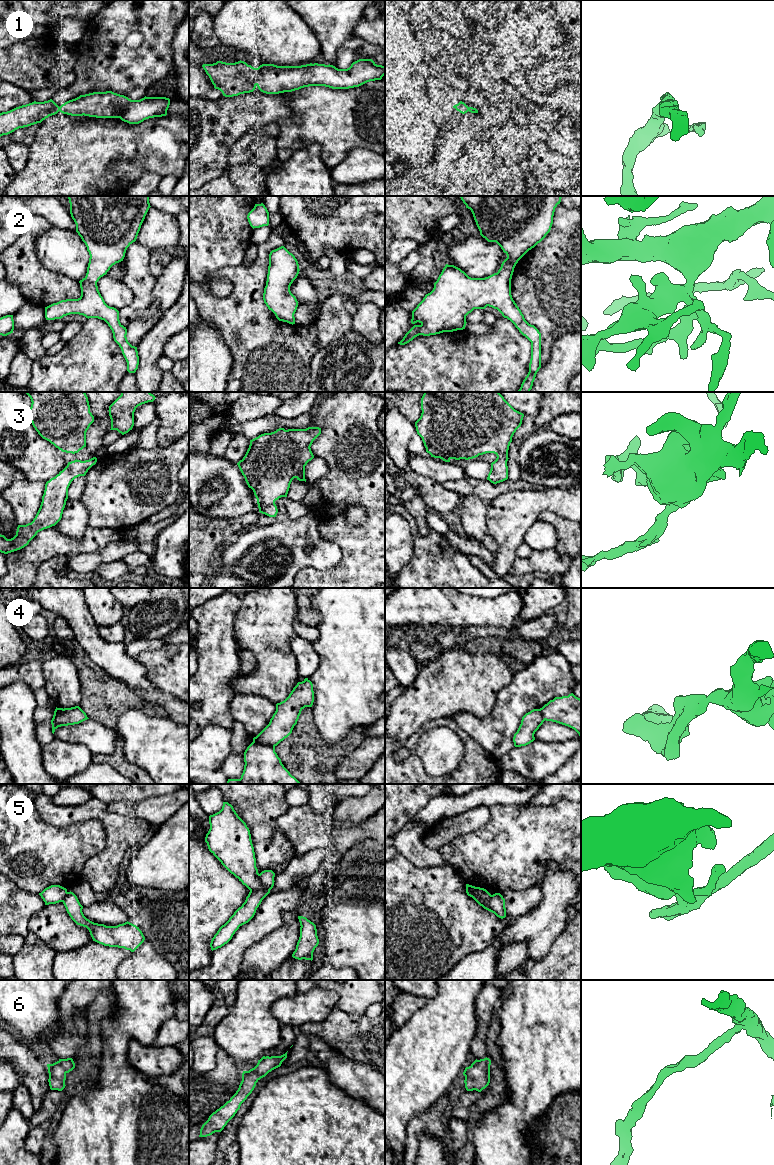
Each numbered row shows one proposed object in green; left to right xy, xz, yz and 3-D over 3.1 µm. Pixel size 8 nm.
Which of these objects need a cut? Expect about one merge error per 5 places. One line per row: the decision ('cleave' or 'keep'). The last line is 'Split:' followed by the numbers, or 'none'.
1: keep
2: keep
3: keep
4: cleave
5: cleave
6: keep
Split: 4, 5

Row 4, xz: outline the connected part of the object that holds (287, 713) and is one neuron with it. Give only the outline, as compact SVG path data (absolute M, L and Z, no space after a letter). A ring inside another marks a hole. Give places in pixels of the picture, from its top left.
M305 678L302 682L297 683L284 701L276 704L276 711L269 724L253 738L253 742L277 746L292 733L301 711L305 707L312 707L313 702L313 684L308 678Z

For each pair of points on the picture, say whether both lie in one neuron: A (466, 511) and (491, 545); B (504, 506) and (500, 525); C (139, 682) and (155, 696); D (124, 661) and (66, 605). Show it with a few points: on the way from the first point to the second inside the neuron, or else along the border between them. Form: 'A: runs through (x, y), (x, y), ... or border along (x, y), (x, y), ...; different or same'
A: runs through (473, 519), (475, 527), (484, 537); same
B: runs through (504, 511), (504, 520); same
C: border along (133, 689), (157, 691); different
D: runs through (108, 654), (85, 631), (80, 621); same

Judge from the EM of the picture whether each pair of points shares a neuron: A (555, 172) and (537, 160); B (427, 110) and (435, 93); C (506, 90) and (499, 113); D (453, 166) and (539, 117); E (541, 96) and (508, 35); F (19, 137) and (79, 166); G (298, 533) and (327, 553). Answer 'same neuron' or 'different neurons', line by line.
A: same neuron
B: different neurons
C: different neurons
D: different neurons
E: same neuron
F: different neurons
G: same neuron

